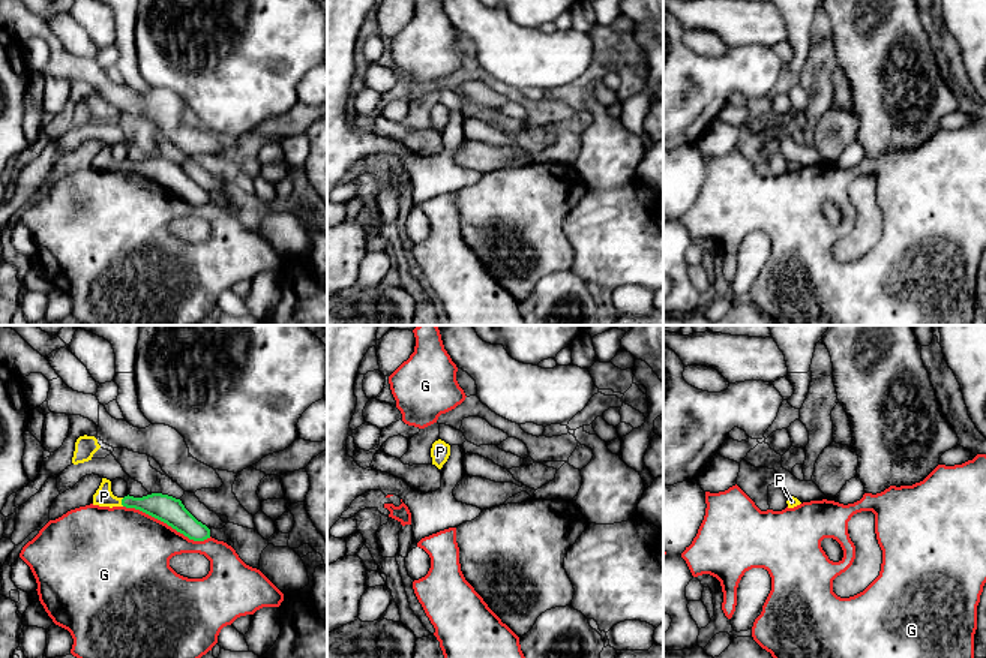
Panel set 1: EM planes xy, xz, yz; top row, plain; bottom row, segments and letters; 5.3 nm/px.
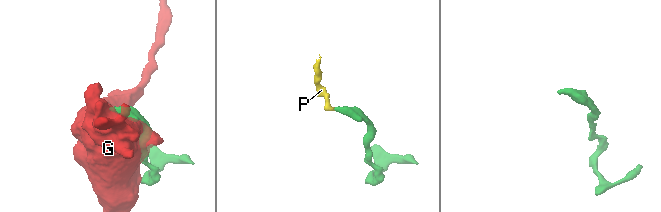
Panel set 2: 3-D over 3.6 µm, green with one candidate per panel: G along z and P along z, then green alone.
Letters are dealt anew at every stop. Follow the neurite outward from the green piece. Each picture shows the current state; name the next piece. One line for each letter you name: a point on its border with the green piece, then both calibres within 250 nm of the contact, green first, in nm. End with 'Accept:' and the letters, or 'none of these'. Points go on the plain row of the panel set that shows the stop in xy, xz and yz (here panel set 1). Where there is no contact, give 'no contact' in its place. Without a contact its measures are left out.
P: contact xy (122, 167); calibres 140 and 100 nm
Accept: P

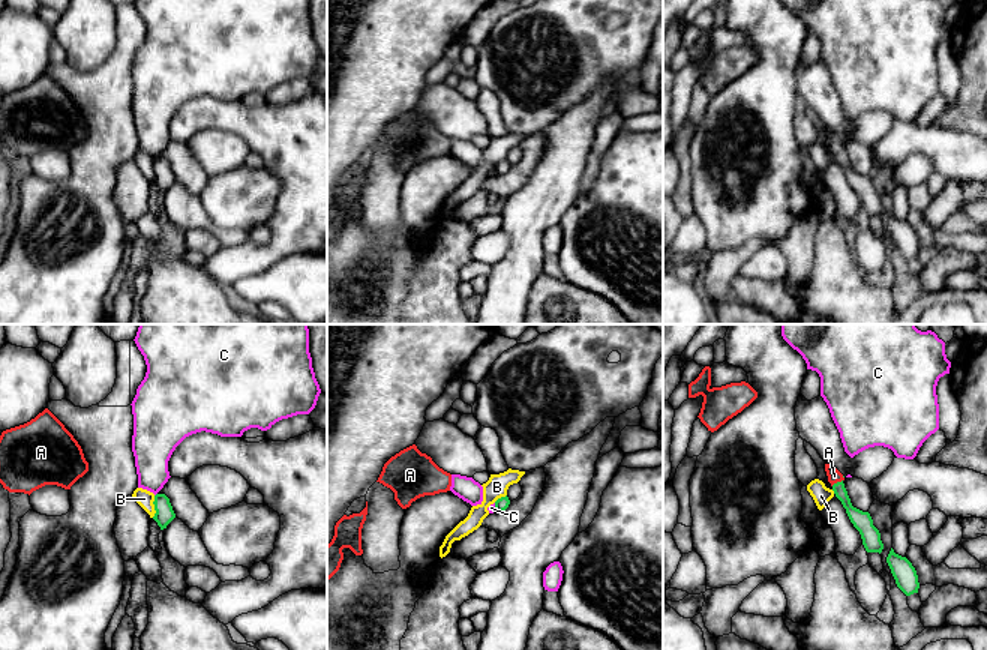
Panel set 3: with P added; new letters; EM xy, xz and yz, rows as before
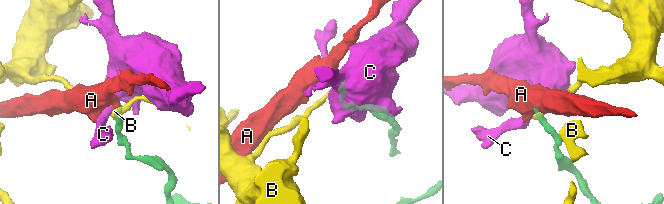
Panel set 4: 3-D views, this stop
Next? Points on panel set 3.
A: contact yz (837, 146); calibres 100 and 70 nm
Accept: A

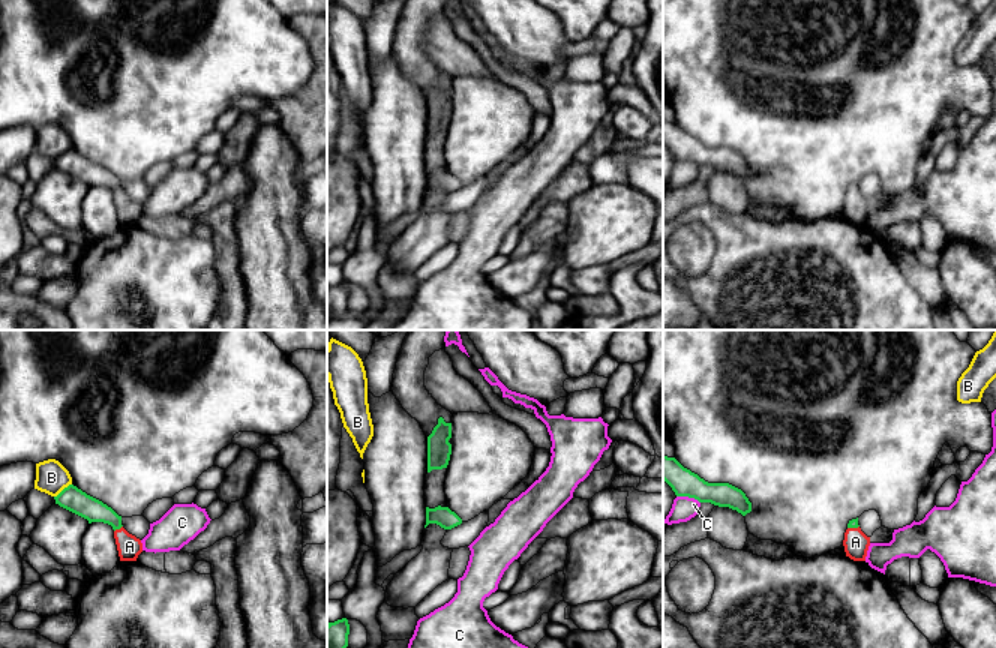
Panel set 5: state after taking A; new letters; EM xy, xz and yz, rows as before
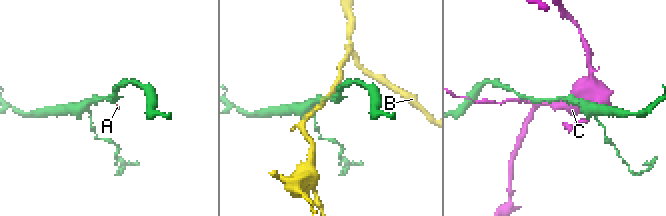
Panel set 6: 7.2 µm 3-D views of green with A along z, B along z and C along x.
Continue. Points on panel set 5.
A: contact xy (117, 192); calibres 120 and 120 nm
Accept: A

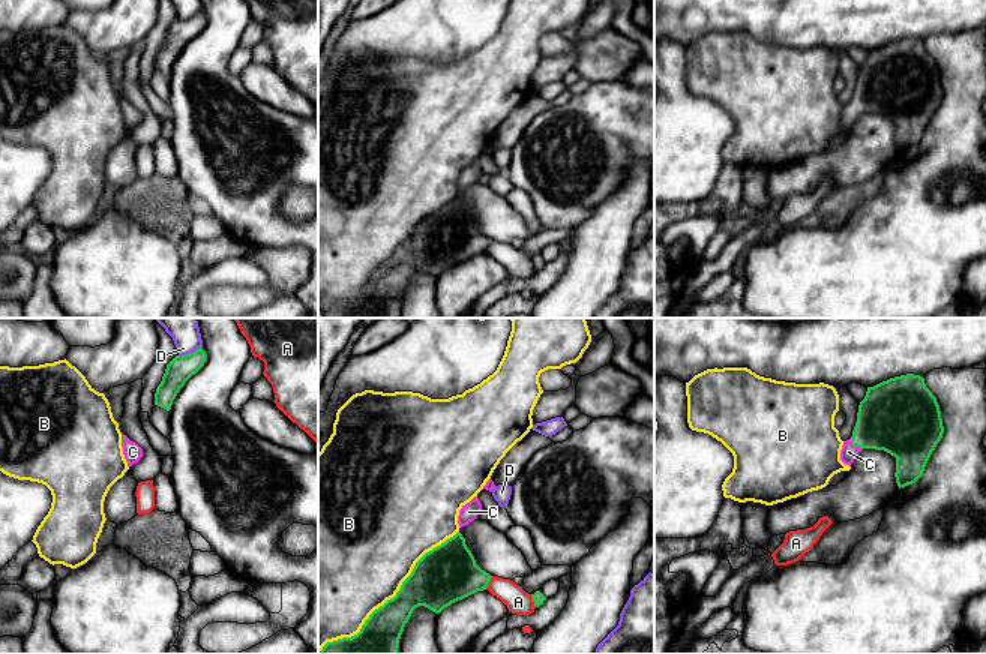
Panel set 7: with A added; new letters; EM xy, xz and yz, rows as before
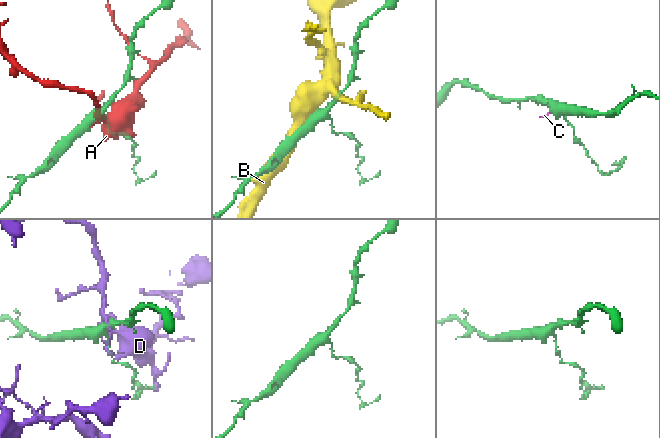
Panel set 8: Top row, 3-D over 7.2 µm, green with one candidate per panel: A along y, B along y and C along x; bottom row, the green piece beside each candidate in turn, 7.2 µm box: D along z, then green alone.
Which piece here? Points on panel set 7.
C: contact yz (854, 108); calibres 360 and 90 nm
Accept: C

